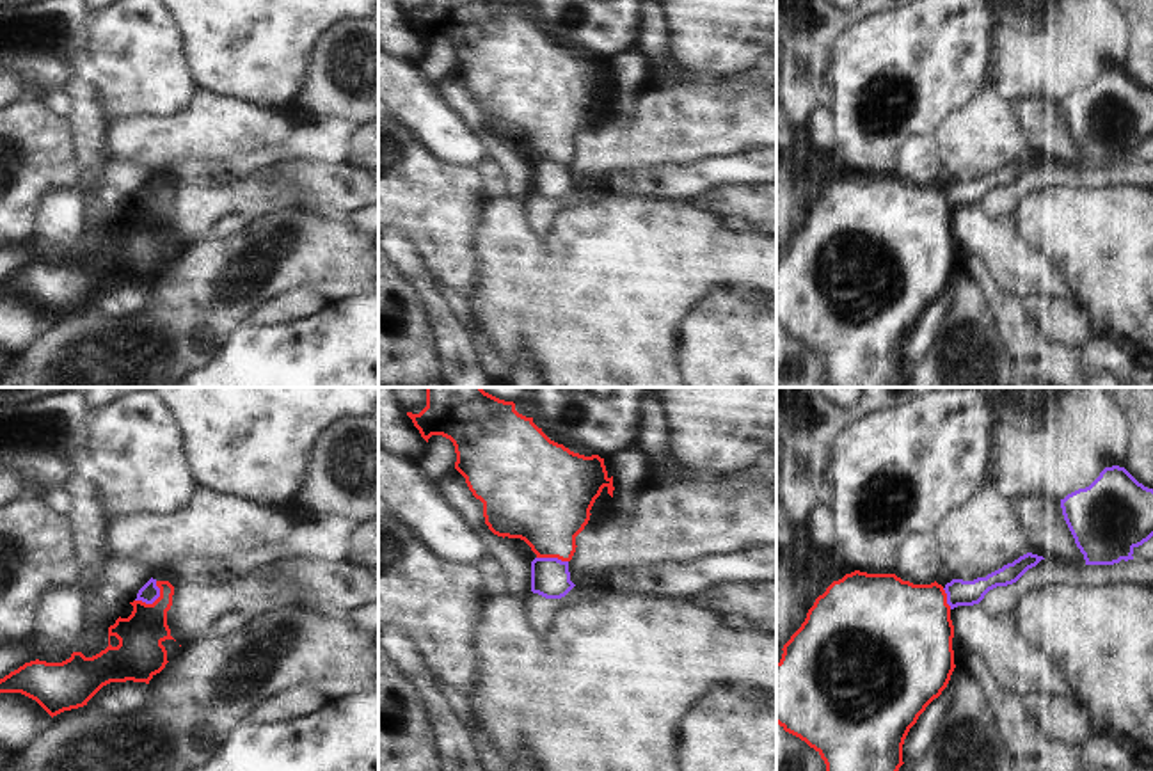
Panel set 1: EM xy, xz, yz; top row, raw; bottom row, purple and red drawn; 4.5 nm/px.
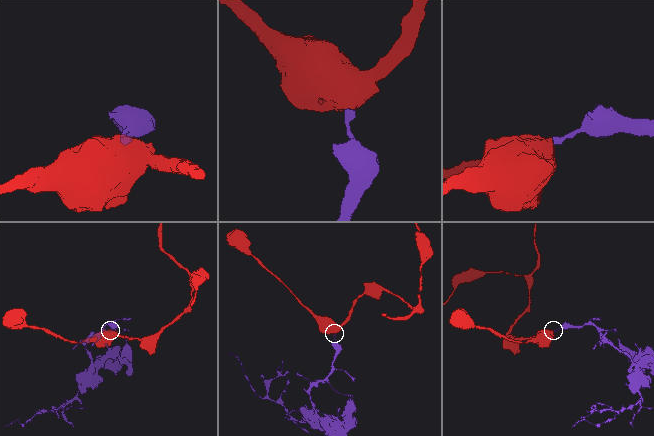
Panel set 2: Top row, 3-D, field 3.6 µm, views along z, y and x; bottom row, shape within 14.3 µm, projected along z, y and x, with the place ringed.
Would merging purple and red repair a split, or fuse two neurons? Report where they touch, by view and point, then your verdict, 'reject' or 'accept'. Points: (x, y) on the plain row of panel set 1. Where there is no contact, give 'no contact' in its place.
xy (153, 203) | reject

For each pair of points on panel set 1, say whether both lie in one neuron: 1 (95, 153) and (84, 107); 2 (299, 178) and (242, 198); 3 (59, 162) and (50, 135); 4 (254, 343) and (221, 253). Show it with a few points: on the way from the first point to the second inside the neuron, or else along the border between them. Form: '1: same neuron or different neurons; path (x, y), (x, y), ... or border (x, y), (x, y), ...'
1: same neuron; path (89, 143), (86, 118)
2: different neurons; border (253, 174), (258, 180), (283, 180), (299, 206)
3: same neuron; path (52, 155), (50, 143)
4: different neurons; border (246, 320), (230, 333), (217, 350)

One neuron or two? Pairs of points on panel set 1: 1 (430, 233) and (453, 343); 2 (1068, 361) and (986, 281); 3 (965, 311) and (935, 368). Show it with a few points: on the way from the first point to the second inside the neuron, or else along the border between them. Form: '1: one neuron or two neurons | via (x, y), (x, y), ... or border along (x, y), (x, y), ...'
1: two neurons | border along (413, 246), (420, 262), (437, 279)
2: one neuron | via (1045, 354), (1011, 320), (1009, 311), (1002, 304)
3: one neuron | via (965, 325), (965, 338), (949, 354)

